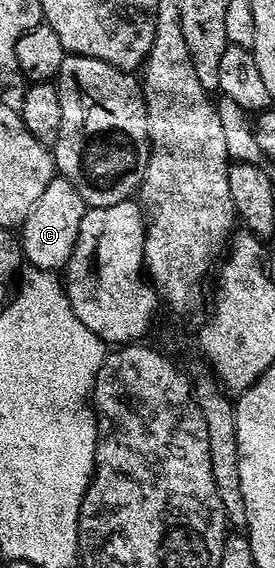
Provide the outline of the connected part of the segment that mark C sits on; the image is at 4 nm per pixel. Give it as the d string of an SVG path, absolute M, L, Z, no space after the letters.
M53 176L50 184L46 184L46 192L38 196L26 220L19 227L23 261L28 266L37 266L39 270L63 271L74 252L74 244L78 240L78 224L82 224L85 209L82 196L78 196L78 188L74 188L70 180Z

